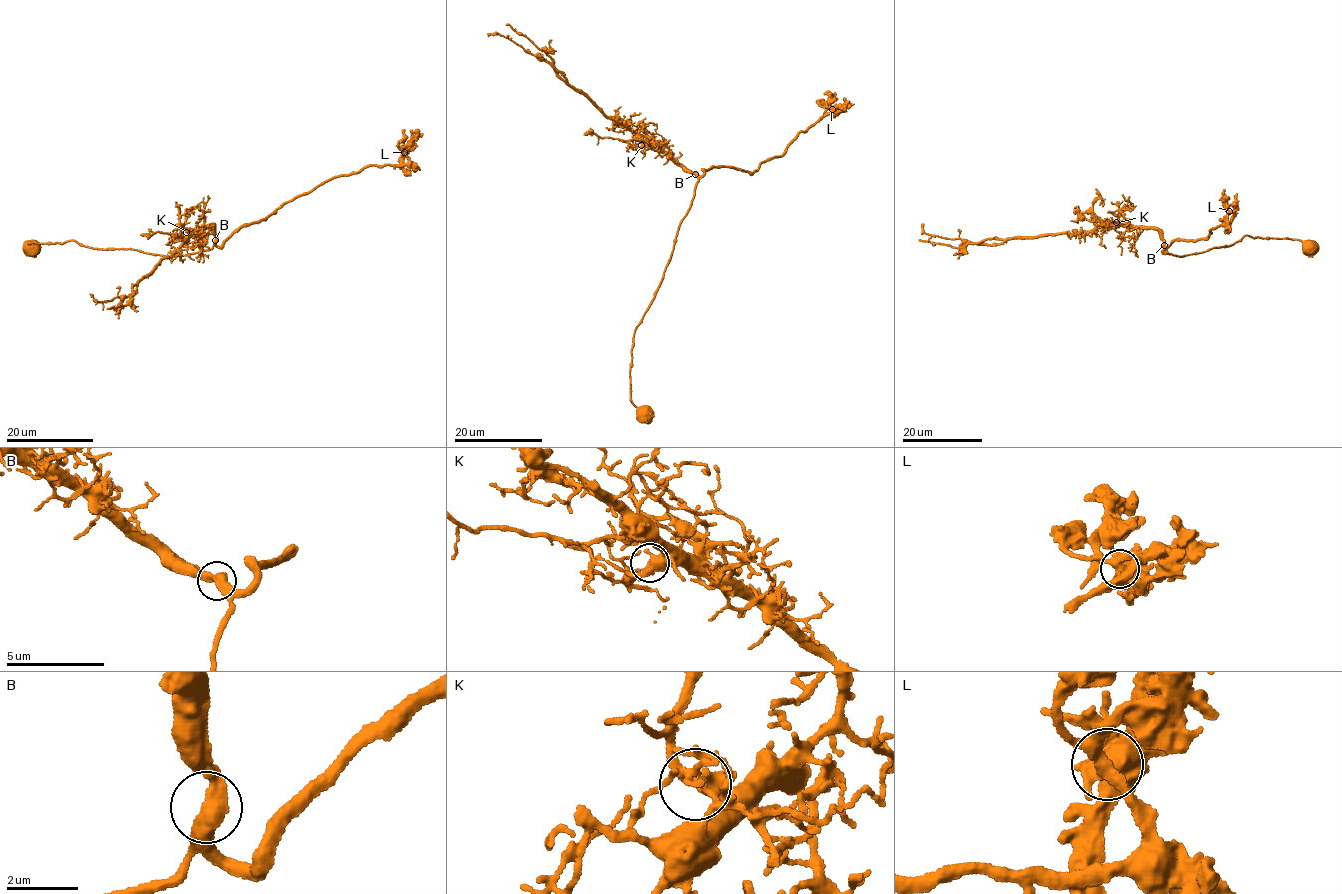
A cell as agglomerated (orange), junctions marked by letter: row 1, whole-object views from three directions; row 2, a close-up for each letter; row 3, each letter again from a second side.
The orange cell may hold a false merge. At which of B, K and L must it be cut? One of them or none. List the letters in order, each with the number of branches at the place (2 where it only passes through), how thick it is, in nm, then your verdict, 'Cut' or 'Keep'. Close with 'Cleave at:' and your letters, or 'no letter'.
B: Branches: 2. Thickness 440 nm. Keep
K: Branches: 2. Thickness 480 nm. Keep
L: Branches: 3. Thickness 420 nm. Keep
Cleave at: no letter

